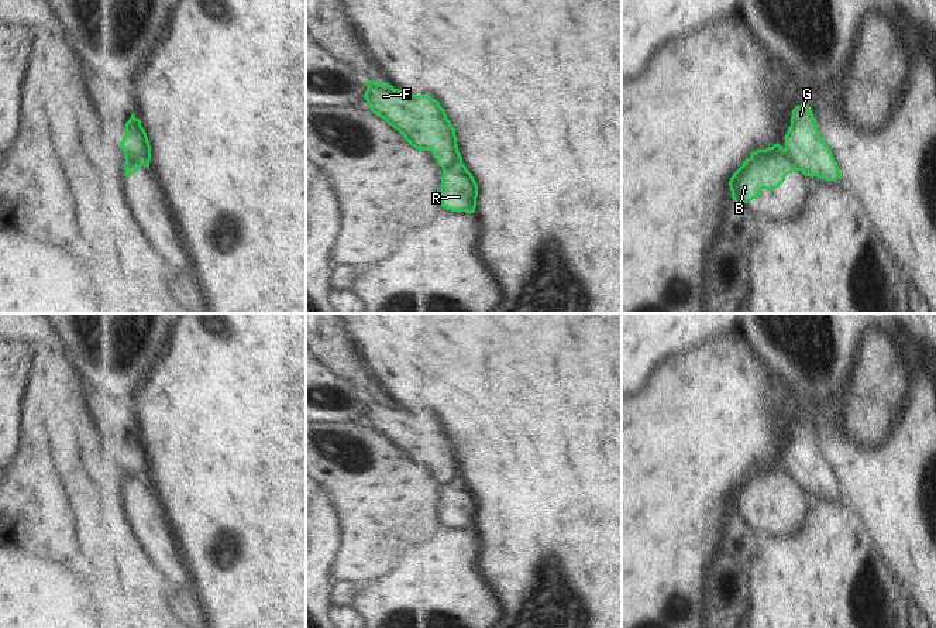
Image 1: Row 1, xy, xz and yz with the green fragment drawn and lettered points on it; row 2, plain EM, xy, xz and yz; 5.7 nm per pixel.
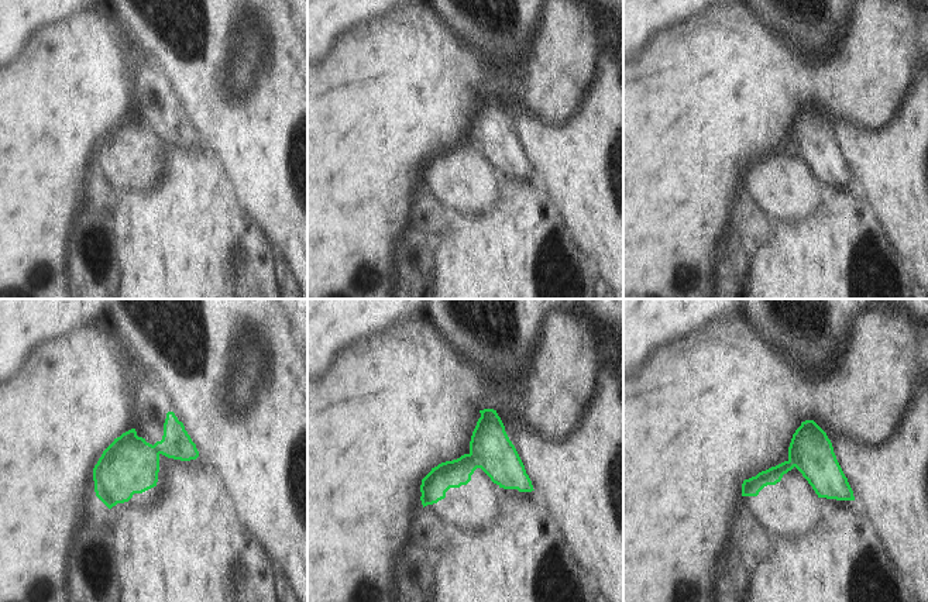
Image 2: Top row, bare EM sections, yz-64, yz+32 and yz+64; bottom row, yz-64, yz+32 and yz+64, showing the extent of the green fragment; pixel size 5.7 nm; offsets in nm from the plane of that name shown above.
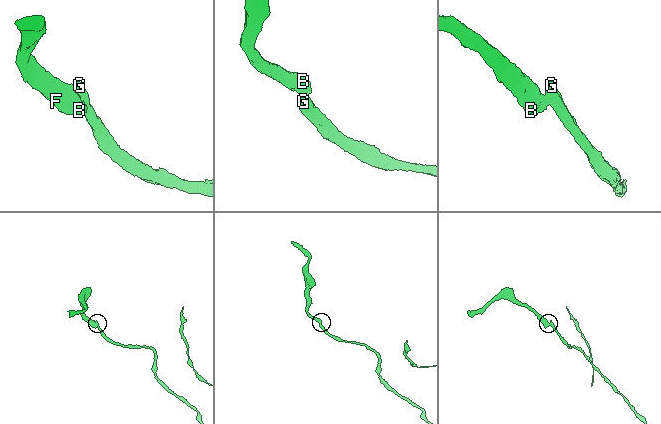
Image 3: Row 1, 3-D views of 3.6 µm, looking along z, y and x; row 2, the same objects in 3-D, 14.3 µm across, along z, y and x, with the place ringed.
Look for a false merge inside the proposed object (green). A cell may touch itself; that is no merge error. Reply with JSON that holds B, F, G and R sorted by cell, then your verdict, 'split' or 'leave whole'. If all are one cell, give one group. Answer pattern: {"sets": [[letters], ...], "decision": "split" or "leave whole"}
{"sets": [["B", "F"], ["G", "R"]], "decision": "split"}

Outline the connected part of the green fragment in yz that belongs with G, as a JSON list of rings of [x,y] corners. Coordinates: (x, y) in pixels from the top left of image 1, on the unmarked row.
[[[796,422],[785,450],[785,469],[805,493],[842,494],[830,464],[823,457],[811,423]]]

